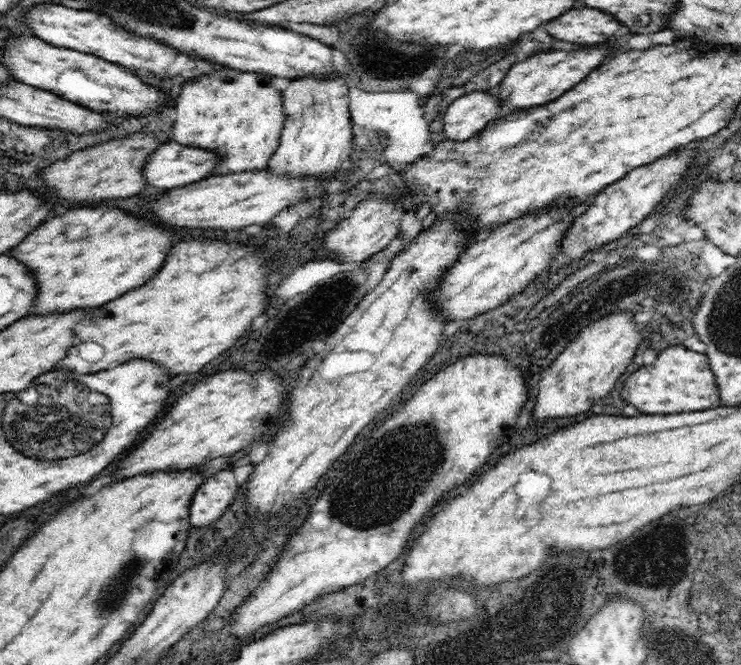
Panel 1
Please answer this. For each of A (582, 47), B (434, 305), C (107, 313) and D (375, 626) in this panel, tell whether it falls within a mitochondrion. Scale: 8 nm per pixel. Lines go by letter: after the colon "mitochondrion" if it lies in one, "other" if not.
A: other
B: other
C: other
D: other

